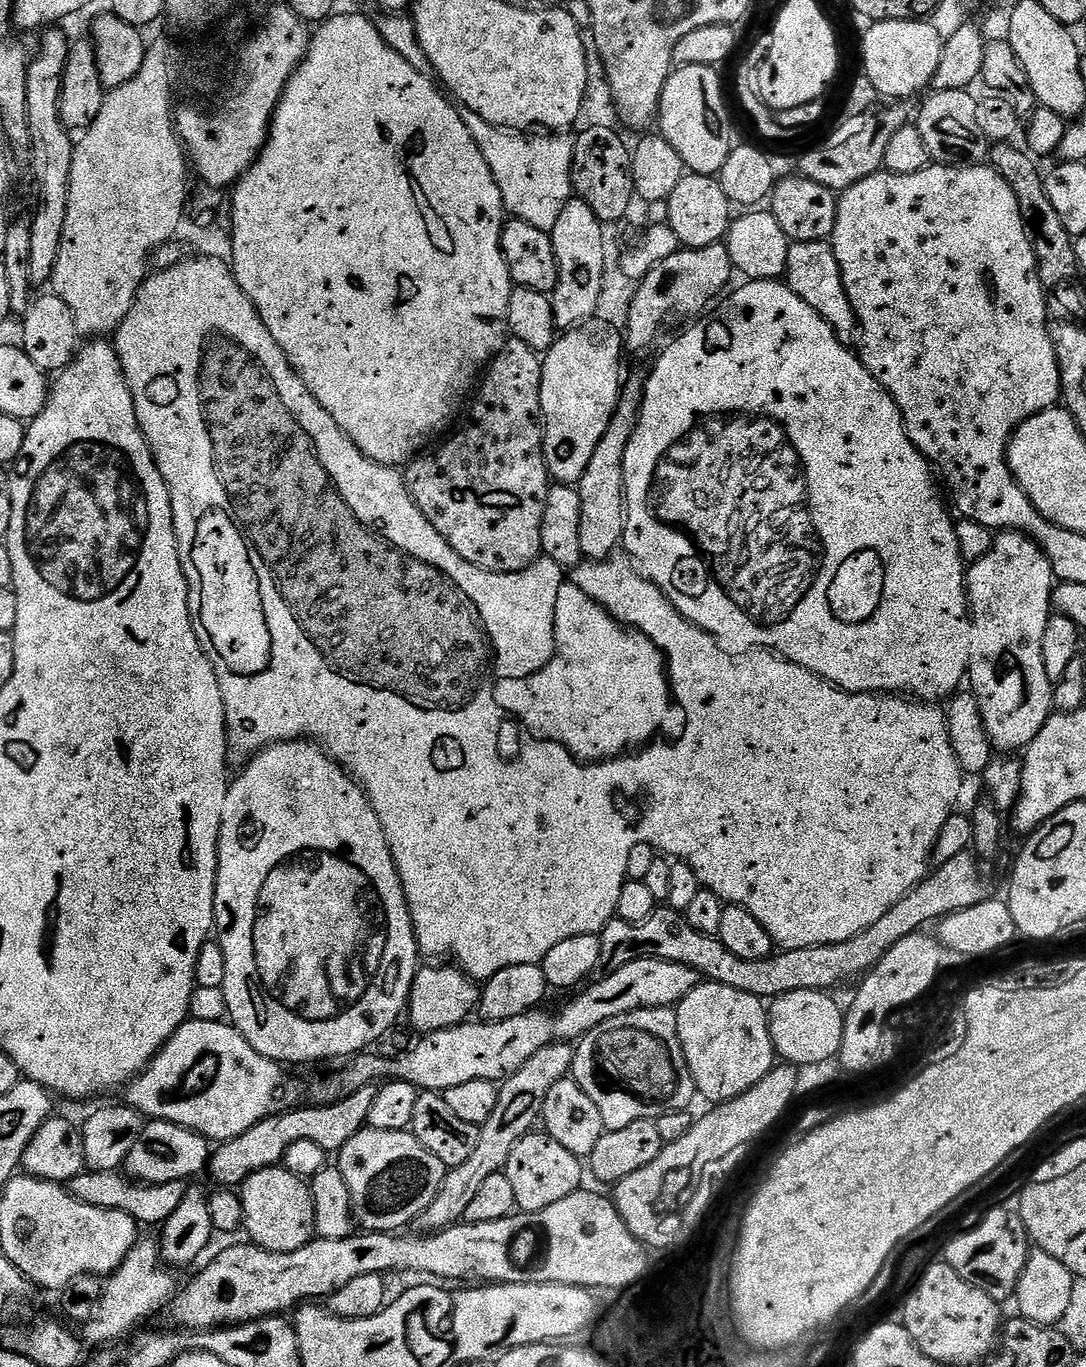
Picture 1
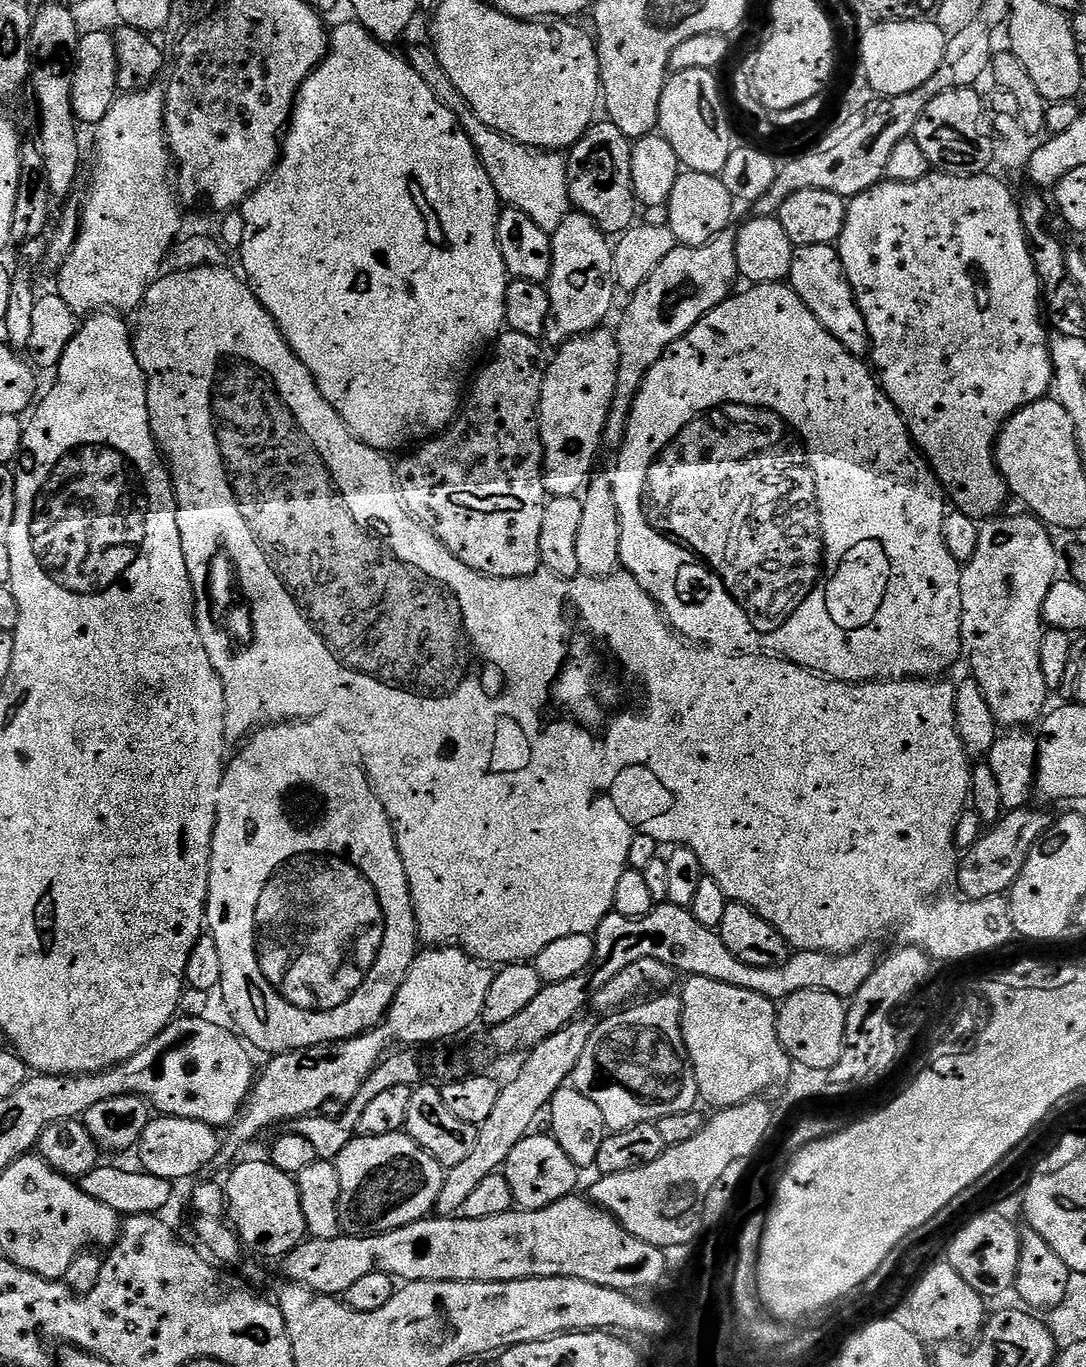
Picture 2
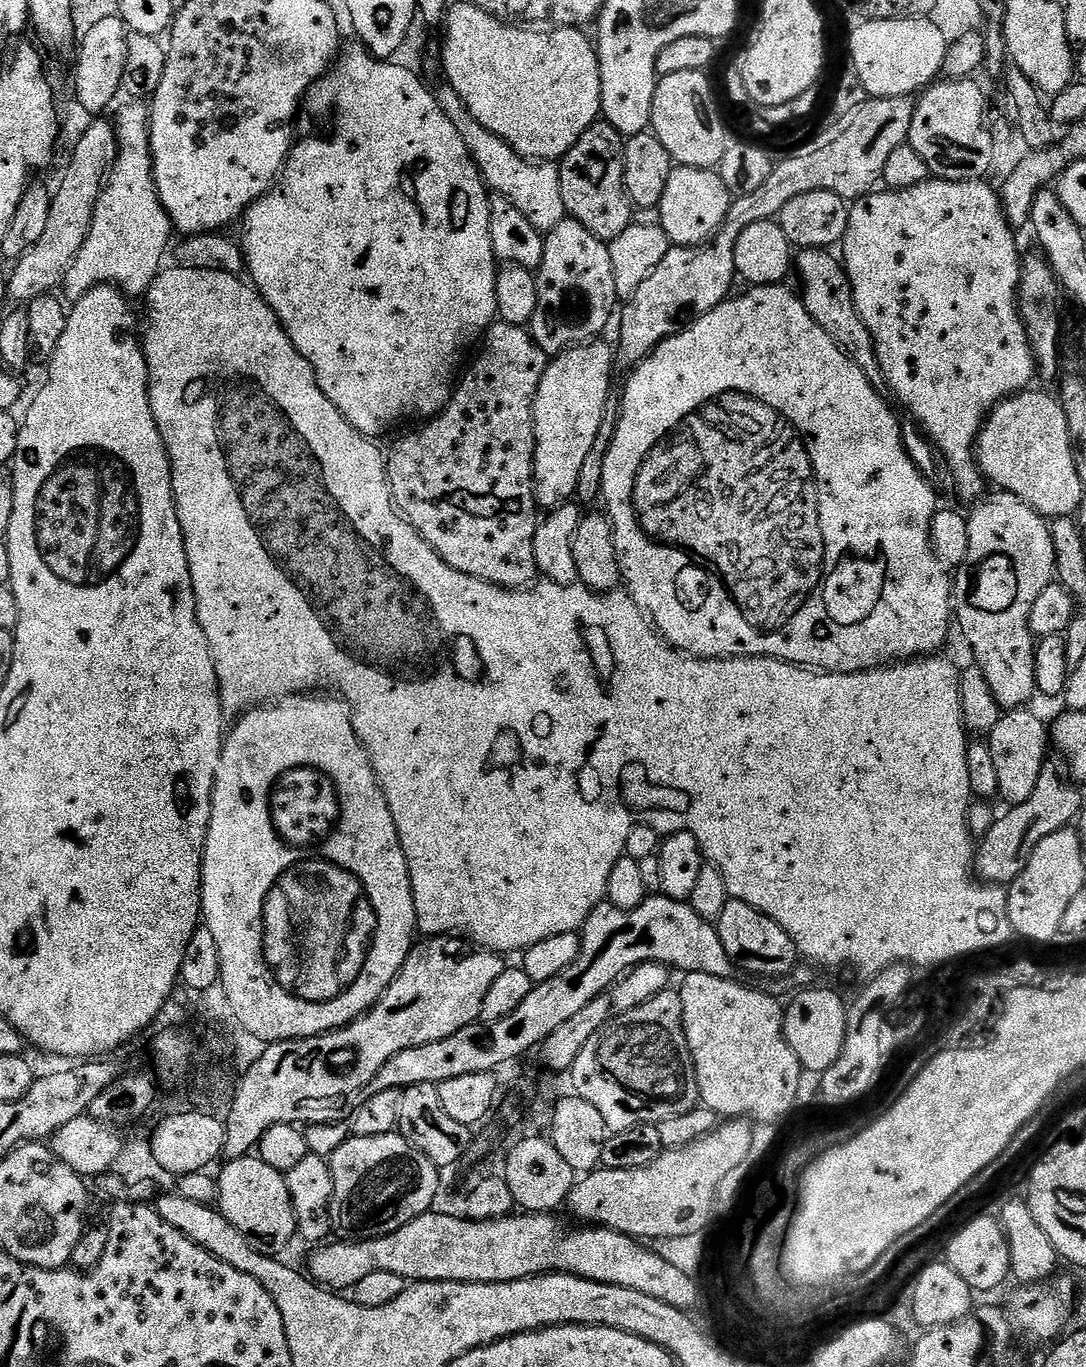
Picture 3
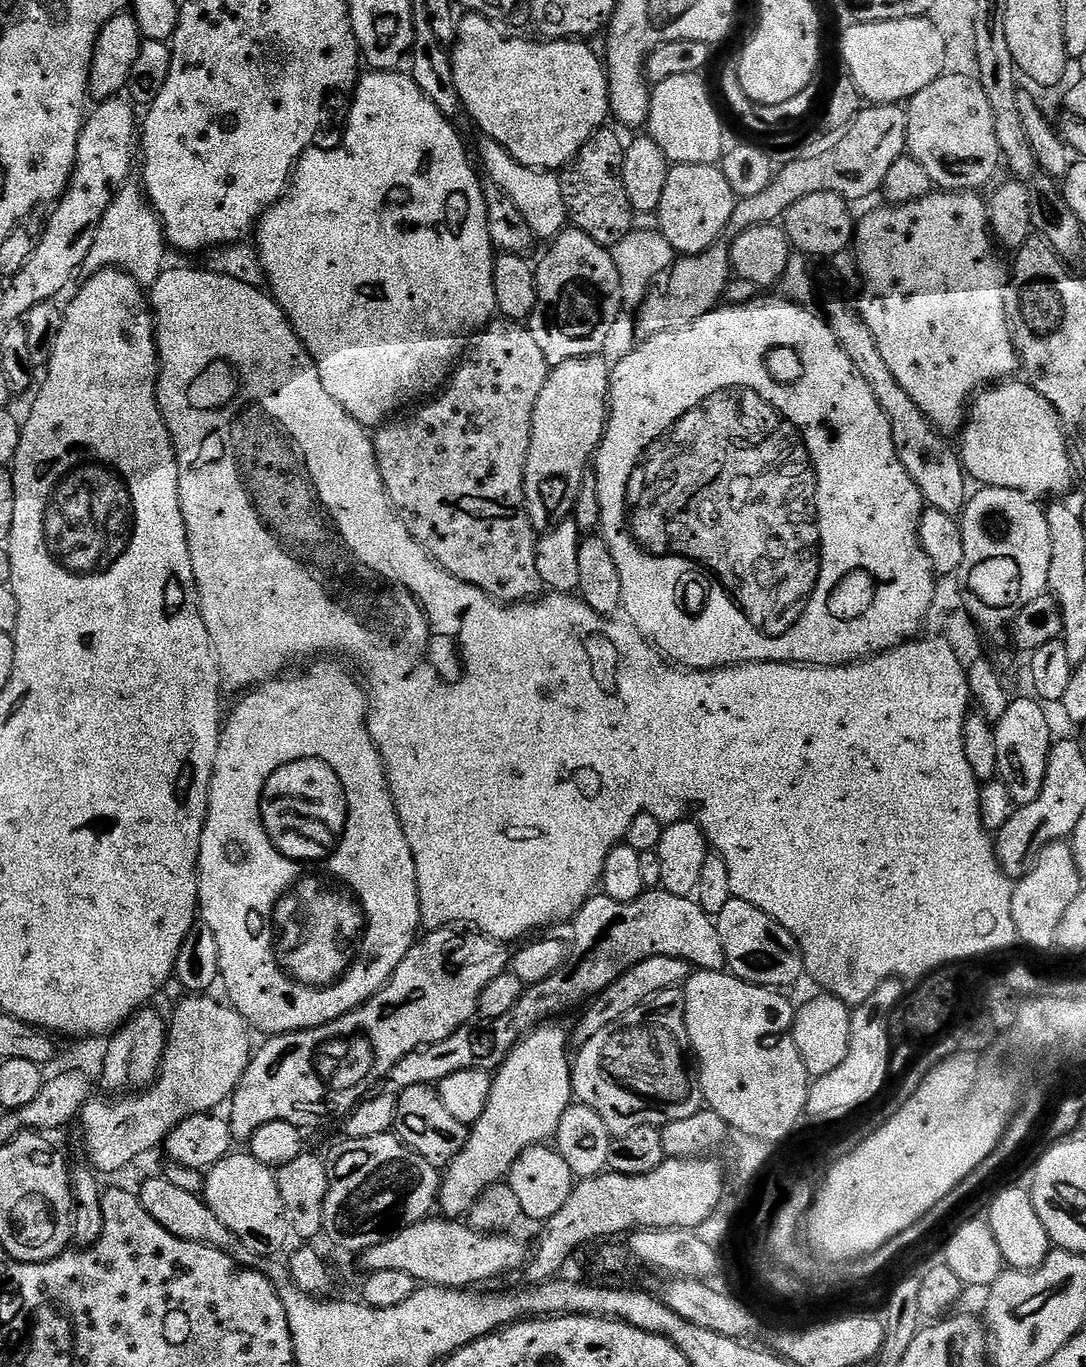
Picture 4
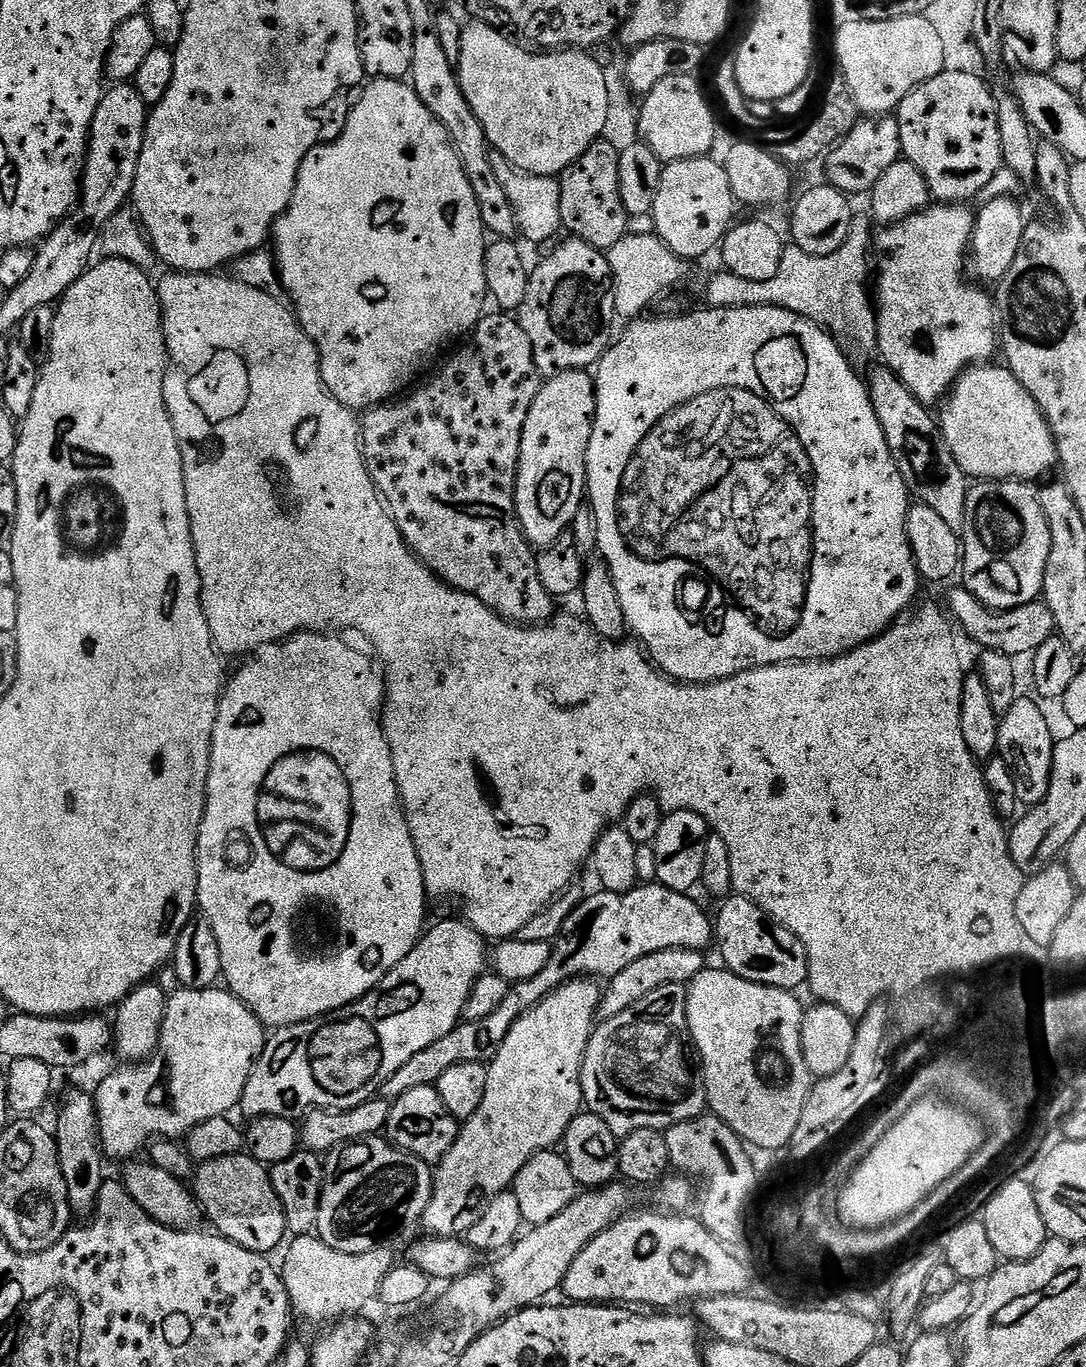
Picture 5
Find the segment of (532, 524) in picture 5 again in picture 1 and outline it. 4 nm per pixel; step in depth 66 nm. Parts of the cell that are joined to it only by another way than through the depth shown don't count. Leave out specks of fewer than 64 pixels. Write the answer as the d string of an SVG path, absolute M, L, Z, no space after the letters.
M593 318L567 329L557 335L552 349L542 356L542 414L544 415L544 457L548 463L548 474L553 481L575 485L586 474L606 426L620 401L622 376L620 380L620 351L625 351L621 333L606 322Z

